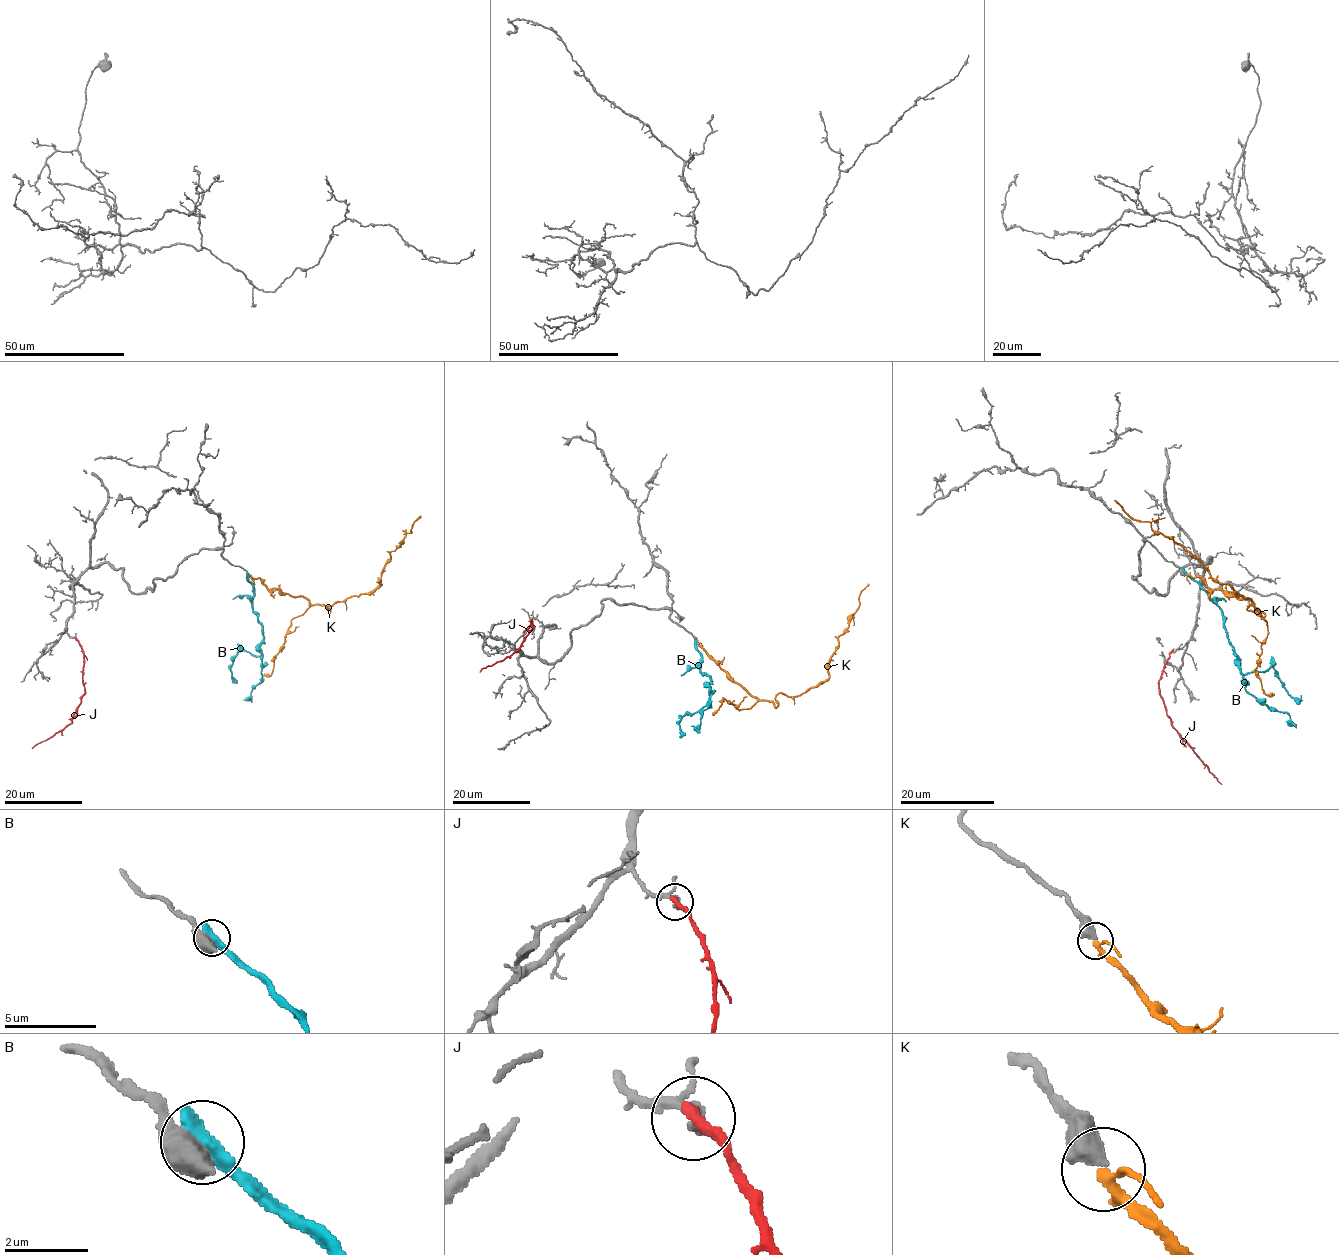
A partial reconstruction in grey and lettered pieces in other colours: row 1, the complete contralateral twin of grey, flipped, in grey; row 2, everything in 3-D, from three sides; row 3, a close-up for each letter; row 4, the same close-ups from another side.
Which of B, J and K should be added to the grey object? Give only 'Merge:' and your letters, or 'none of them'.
Merge: K

